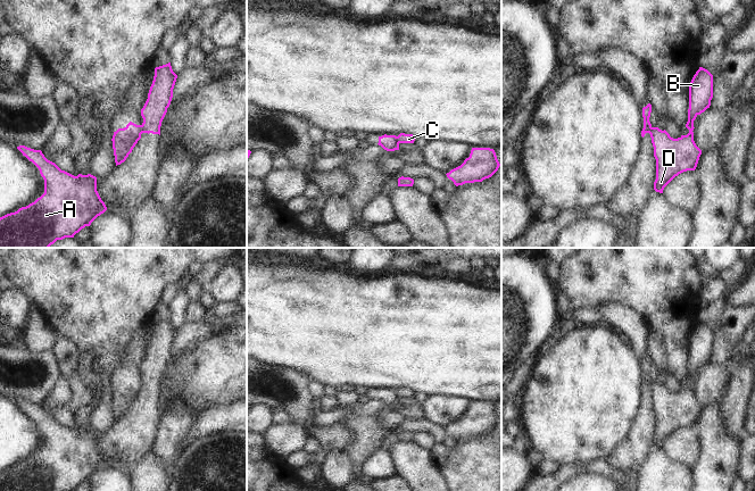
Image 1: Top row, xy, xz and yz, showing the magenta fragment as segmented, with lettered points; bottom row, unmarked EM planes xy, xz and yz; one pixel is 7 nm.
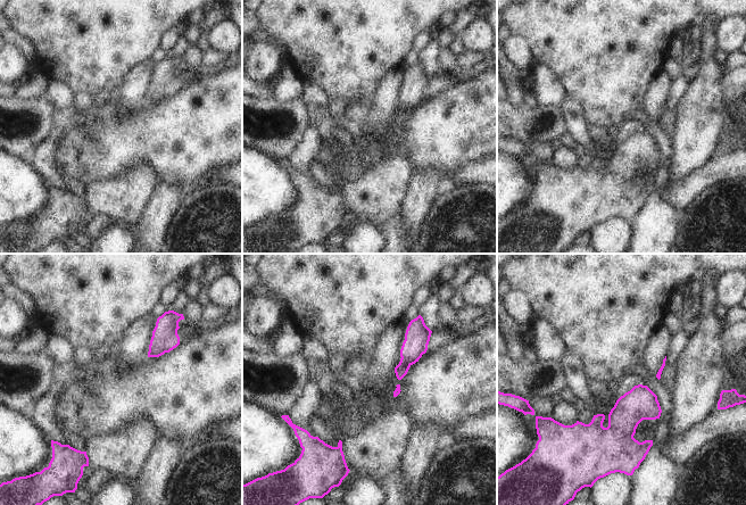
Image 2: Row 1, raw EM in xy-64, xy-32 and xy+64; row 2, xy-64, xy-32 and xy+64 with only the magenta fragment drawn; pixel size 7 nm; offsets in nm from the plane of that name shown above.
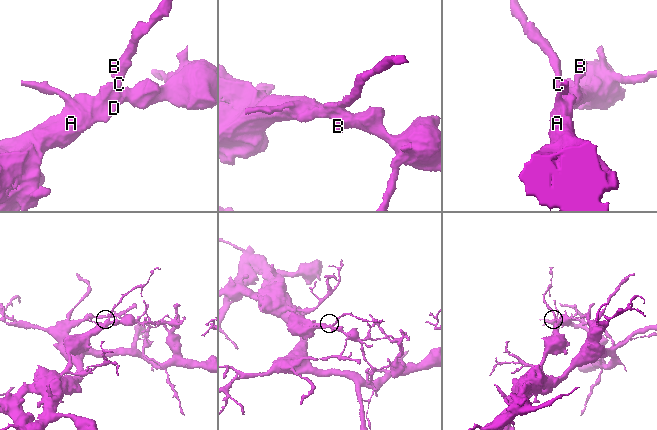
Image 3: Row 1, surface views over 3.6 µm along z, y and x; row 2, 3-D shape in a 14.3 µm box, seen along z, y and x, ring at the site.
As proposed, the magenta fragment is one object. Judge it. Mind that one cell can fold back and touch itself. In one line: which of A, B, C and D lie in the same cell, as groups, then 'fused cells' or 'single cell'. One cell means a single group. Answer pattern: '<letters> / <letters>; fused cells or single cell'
A B D / C; fused cells

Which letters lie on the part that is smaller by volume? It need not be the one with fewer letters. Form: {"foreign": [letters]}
{"foreign": ["C"]}

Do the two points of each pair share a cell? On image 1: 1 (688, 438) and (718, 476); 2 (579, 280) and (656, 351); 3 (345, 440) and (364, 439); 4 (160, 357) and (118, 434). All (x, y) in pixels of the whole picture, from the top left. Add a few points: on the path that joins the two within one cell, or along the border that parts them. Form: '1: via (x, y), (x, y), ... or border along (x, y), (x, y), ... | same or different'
1: border along (696, 427), (699, 434), (700, 456), (691, 467) | different
2: border along (649, 333), (662, 346), (666, 360) | different
3: border along (342, 423), (354, 435), (354, 442), (347, 451) | different
4: via (152, 376), (147, 406), (138, 415) | same

